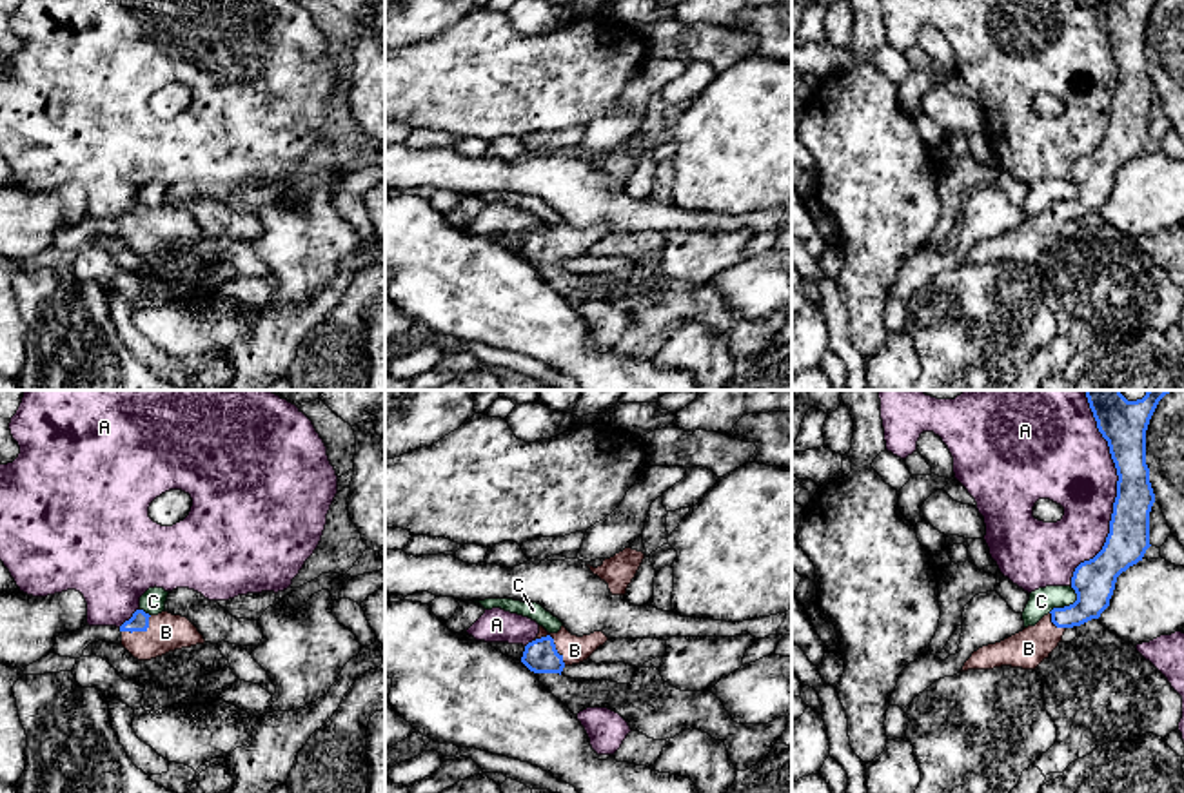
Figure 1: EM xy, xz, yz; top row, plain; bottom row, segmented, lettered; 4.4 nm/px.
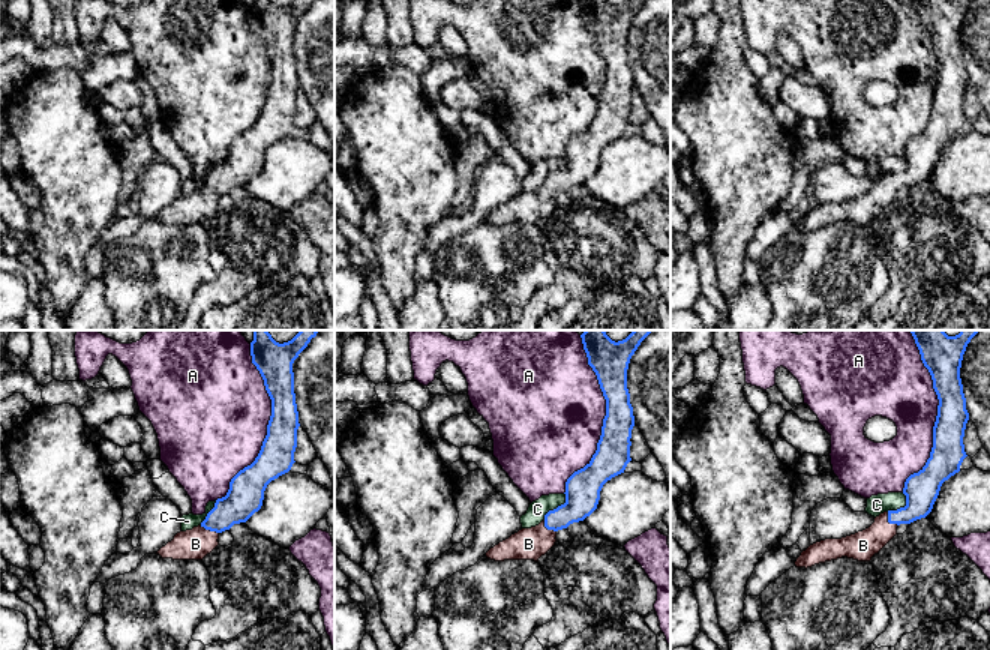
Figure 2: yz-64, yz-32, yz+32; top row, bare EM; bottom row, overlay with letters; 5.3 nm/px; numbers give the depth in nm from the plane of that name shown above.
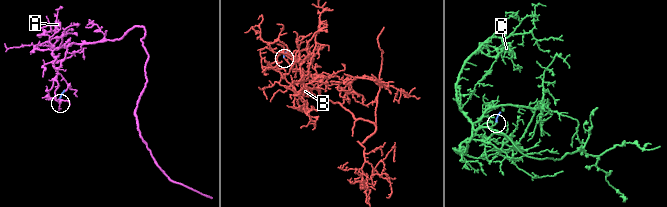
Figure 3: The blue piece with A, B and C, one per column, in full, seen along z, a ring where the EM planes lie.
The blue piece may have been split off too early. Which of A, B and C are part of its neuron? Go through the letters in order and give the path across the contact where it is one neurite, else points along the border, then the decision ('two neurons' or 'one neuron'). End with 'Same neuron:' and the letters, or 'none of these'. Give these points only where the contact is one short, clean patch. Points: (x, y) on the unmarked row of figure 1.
A: two neurons
B: across xz (540, 249), (552, 236), (574, 244) | one neuron
C: two neurons
Same neuron: B

